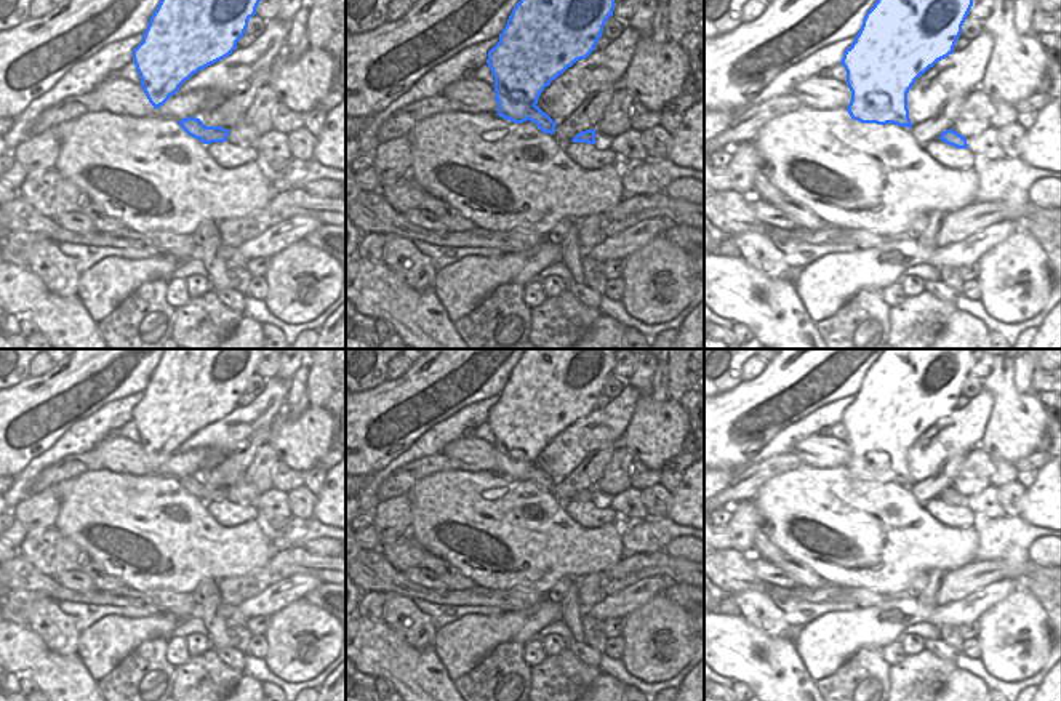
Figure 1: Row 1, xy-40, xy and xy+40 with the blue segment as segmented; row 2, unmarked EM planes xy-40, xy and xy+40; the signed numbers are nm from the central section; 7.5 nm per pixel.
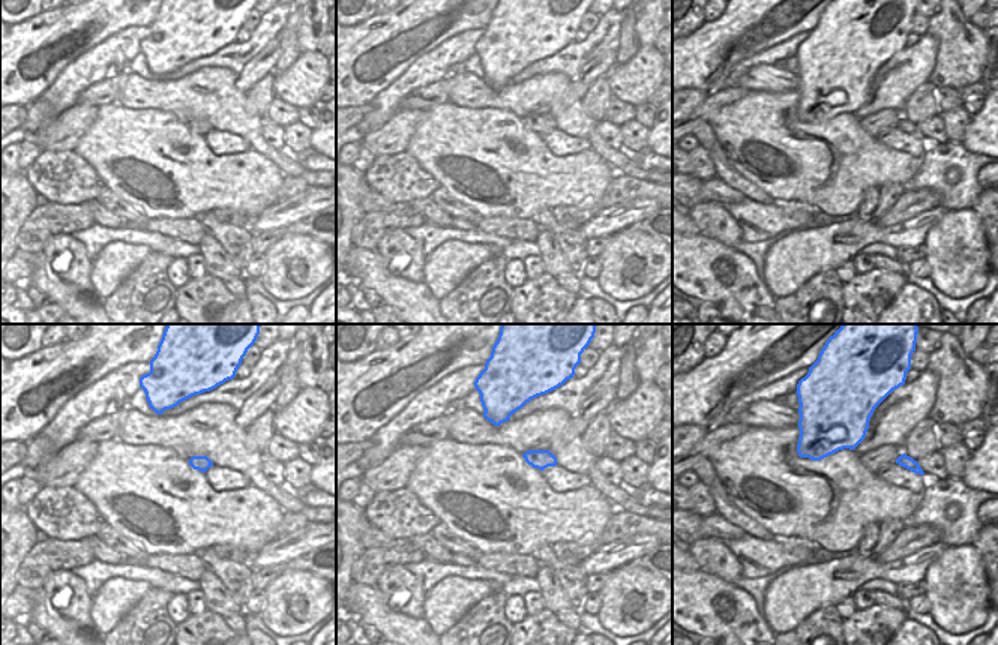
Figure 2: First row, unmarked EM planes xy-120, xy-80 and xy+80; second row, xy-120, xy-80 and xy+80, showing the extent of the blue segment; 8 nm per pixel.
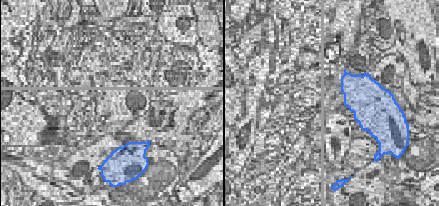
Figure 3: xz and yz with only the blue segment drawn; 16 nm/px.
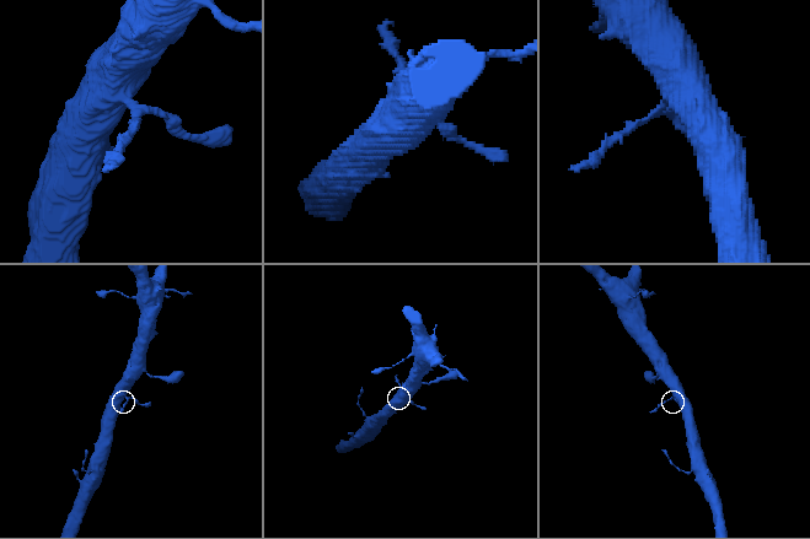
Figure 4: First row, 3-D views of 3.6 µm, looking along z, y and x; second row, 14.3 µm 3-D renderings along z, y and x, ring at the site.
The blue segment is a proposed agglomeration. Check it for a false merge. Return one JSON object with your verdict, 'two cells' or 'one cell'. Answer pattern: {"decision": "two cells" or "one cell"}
{"decision": "one cell"}

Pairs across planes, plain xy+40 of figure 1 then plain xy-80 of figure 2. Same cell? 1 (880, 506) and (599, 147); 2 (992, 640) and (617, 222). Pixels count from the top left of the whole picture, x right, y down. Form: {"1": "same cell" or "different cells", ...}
{"1": "different cells", "2": "different cells"}

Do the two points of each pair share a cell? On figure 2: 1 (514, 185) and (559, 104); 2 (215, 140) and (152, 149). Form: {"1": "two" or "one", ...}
{"1": "two", "2": "two"}

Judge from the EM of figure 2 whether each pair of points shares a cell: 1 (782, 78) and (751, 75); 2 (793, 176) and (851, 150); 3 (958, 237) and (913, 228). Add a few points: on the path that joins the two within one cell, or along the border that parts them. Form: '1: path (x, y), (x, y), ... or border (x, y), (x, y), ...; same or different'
1: path (775, 78), (758, 77); same
2: path (808, 165), (832, 165), (836, 161); same
3: border (949, 210), (928, 231), (923, 243); different

